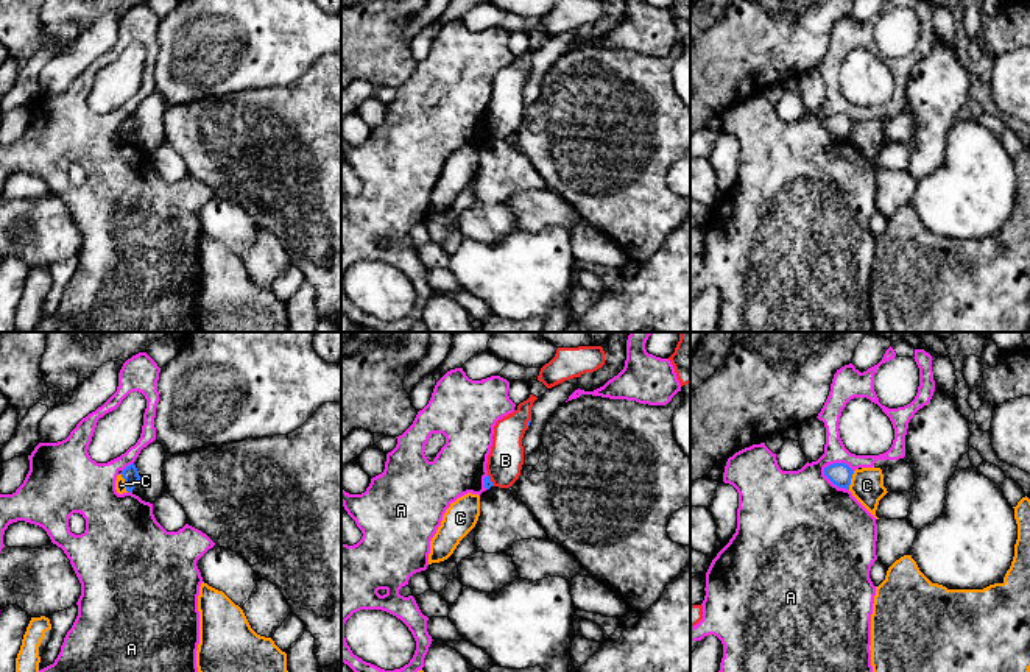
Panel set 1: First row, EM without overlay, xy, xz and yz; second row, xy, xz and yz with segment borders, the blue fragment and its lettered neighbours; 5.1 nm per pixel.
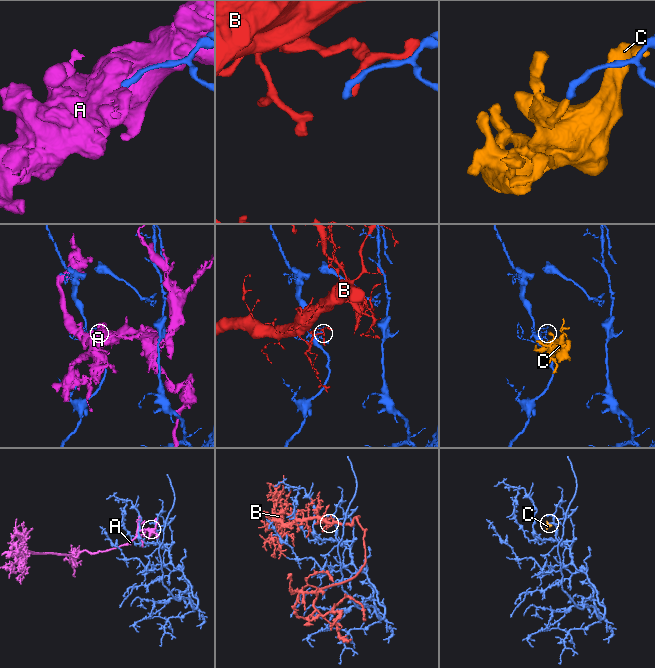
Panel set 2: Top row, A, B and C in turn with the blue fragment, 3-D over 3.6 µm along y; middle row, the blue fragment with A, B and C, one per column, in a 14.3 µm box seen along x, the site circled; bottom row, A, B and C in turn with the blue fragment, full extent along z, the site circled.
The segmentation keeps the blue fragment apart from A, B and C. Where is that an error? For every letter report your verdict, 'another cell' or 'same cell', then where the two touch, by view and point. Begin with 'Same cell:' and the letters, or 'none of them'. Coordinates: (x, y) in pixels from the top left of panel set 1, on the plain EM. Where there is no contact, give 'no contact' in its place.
Same cell: none of them
A: another cell; contact yz (832, 133)
B: another cell; contact xz (490, 131)
C: another cell; contact xy (125, 133)

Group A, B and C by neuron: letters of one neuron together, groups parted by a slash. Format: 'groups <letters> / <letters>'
groups A / B / C

